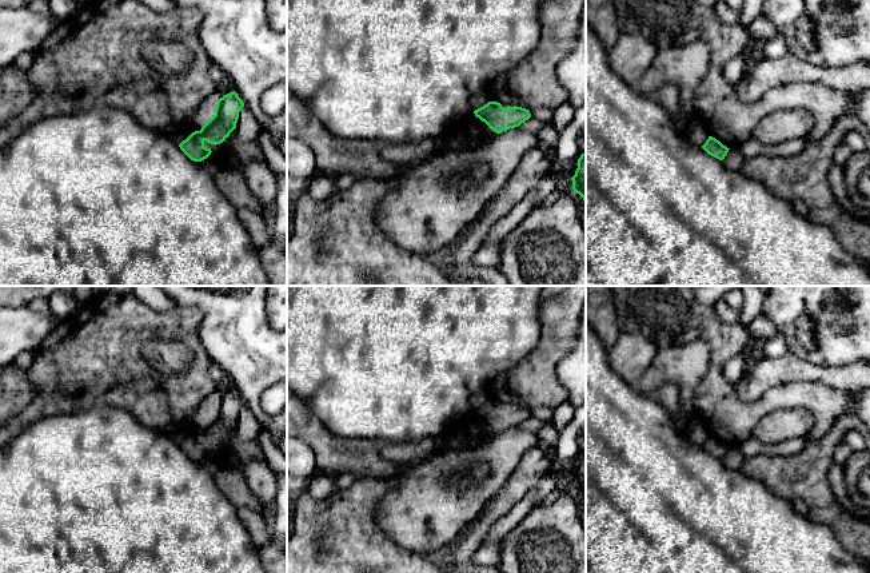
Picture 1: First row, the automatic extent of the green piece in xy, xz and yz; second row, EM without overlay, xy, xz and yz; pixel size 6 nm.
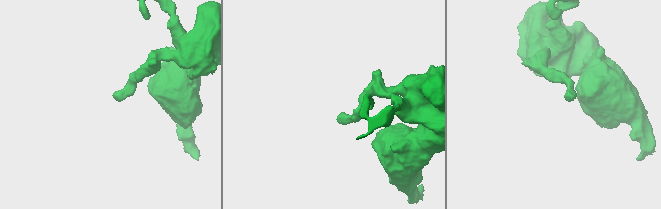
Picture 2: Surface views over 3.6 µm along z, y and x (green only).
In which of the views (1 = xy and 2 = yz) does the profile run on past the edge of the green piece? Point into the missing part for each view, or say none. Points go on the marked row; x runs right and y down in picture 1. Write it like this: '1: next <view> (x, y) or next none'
1: next none
2: next none

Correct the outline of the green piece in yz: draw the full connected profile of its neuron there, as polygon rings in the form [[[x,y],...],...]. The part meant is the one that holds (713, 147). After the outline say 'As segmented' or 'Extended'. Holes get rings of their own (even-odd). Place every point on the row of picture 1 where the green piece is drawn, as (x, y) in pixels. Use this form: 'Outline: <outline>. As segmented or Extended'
Outline: [[[709,136],[706,143],[702,146],[702,148],[711,156],[723,160],[727,155],[729,150],[726,146],[723,146],[719,140],[717,140],[713,136]]]. As segmented

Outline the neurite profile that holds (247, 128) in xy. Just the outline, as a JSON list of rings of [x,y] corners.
[[[243,107],[239,112],[239,119],[236,123],[236,138],[240,143],[247,143],[254,140],[262,131],[262,127],[254,114]]]

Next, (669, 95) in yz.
[[[673,84],[663,85],[659,89],[657,99],[673,116],[677,116],[682,111],[679,91]]]

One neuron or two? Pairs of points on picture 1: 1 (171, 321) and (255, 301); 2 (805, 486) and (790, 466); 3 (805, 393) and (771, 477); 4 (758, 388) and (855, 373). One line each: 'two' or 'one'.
1: two
2: one
3: two
4: one

